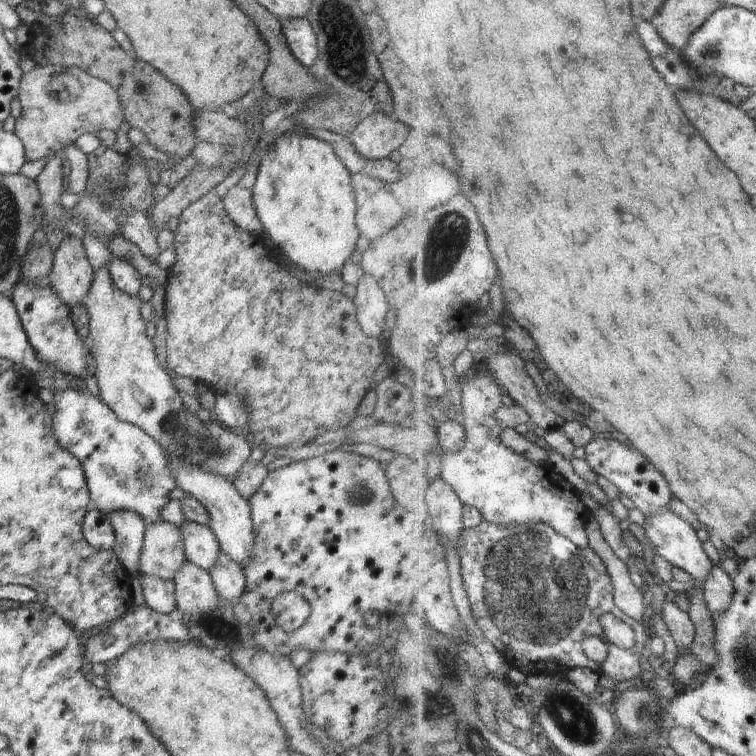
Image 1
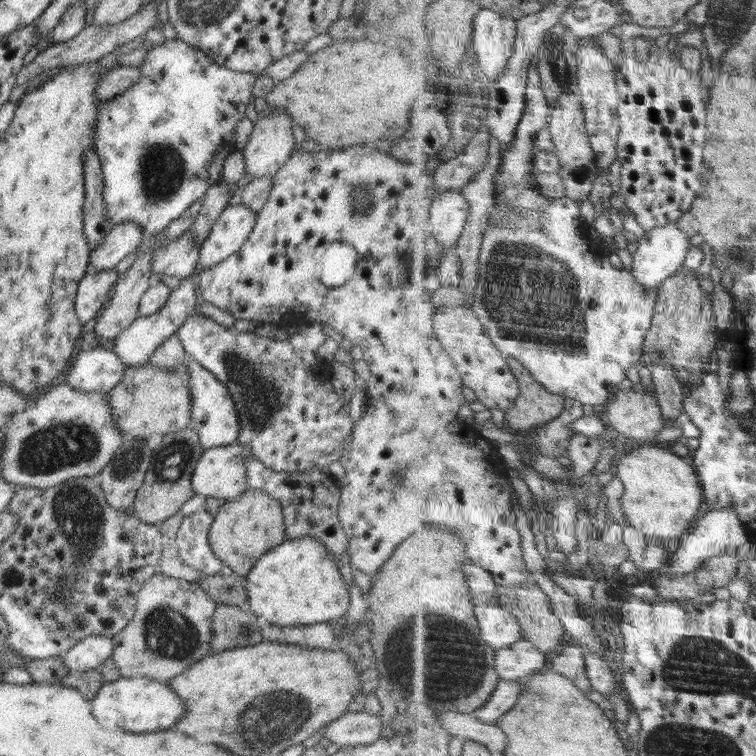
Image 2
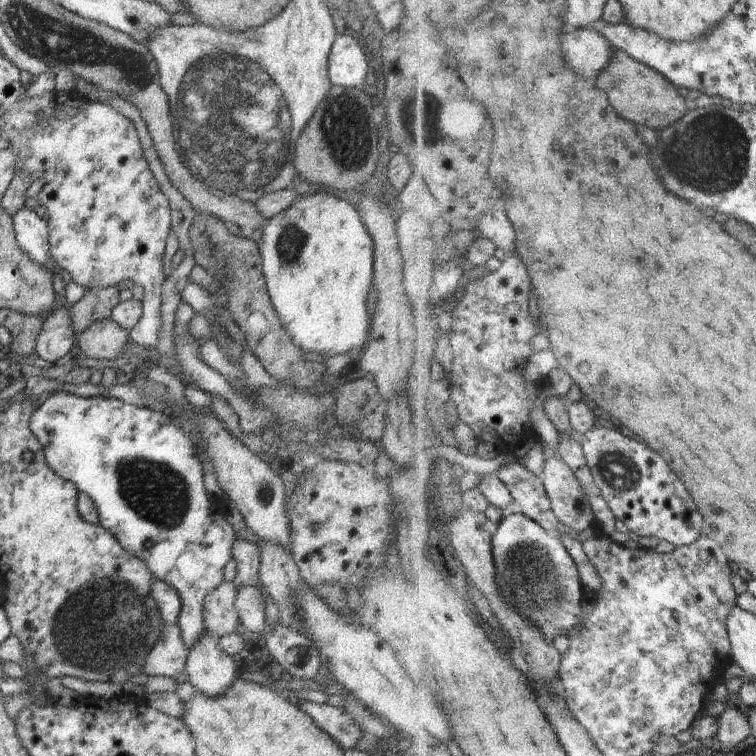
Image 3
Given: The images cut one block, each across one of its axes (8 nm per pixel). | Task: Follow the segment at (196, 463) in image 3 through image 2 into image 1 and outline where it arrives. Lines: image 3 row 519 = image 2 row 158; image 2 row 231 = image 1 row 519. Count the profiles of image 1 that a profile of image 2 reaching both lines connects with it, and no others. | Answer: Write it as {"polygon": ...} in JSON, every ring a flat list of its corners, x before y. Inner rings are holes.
{"polygon":[[66,388,64,391,56,390,53,404,56,407,56,412,51,415,54,438,64,450,80,461,90,492,90,500,94,502,91,507,104,514,130,510,136,512,146,524,161,522,161,510,170,502,170,492,178,488,168,458,164,456,164,449,138,426,120,420,101,398,92,396,92,393,82,394,80,390,72,388]]}

